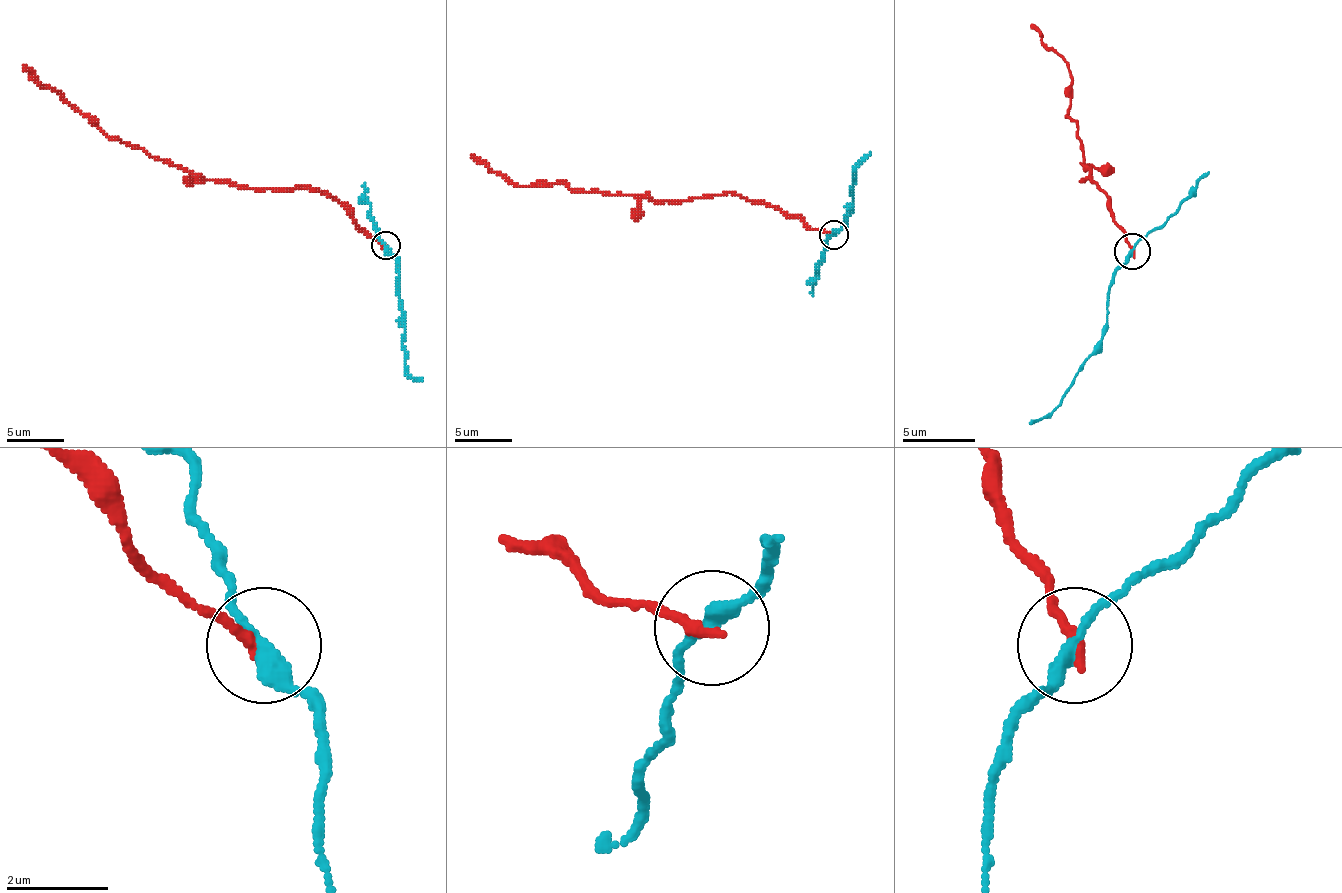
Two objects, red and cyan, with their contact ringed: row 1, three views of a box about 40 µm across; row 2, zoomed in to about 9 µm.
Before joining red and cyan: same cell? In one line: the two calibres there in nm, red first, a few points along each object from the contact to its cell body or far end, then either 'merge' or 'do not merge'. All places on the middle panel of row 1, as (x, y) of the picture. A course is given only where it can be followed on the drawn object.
calibres 240 and 280 nm; course red (833, 235), (732, 192), (649, 201), (638, 195), (574, 192), (563, 183), (514, 186), (471, 155); course cyan (833, 235), (847, 221), (853, 198), (850, 189), (853, 172), (870, 152); do not merge

